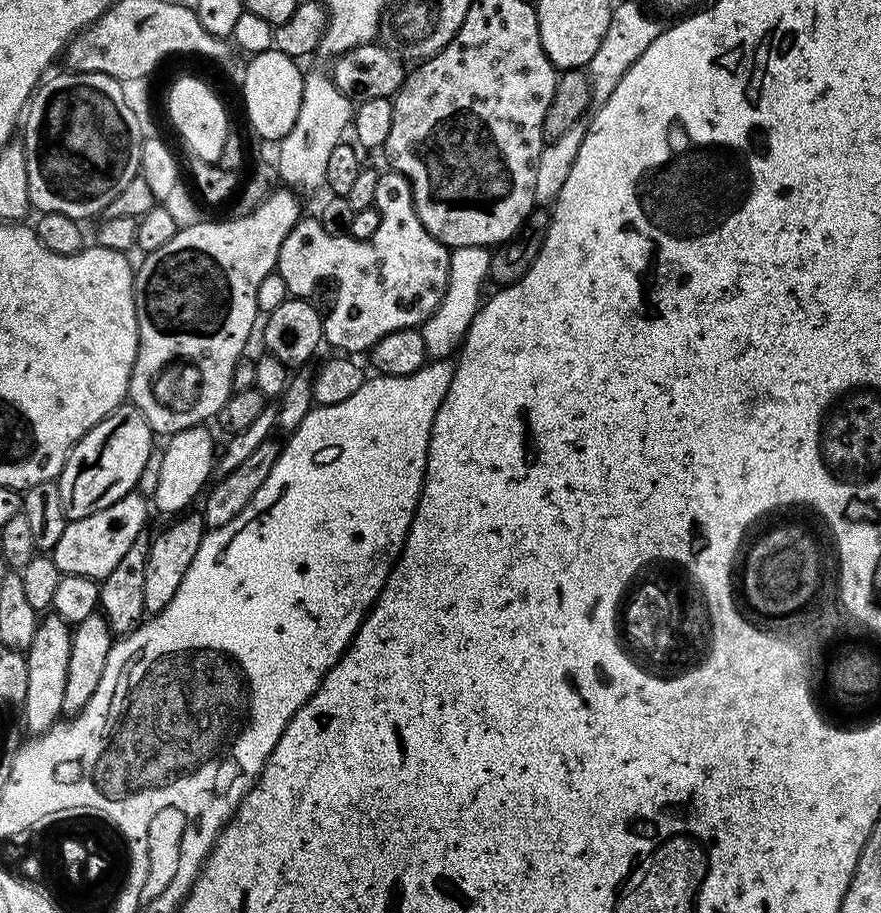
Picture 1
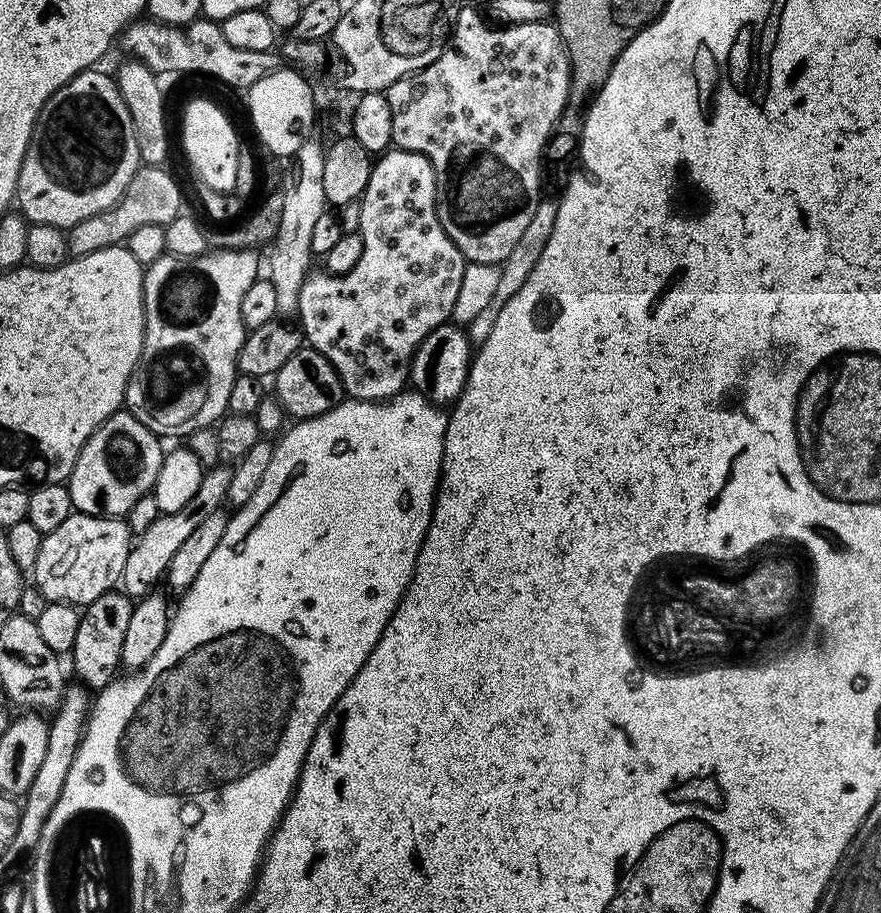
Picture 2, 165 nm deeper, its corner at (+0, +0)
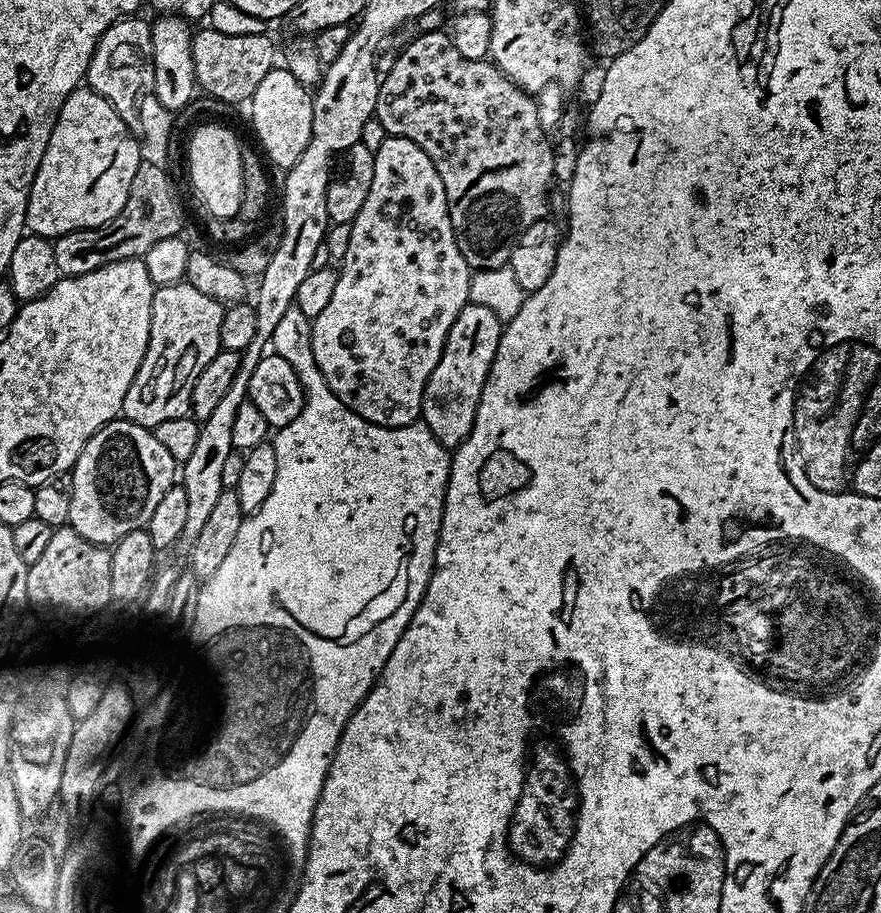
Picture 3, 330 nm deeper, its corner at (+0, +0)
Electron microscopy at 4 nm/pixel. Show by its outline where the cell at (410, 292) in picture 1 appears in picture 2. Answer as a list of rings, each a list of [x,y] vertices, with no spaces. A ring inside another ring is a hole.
[[[401,148],[389,150],[383,153],[382,158],[377,159],[372,166],[368,191],[366,193],[366,235],[364,236],[364,249],[362,258],[358,258],[358,266],[350,270],[345,276],[334,276],[327,271],[309,271],[308,277],[302,282],[302,290],[298,294],[298,324],[302,329],[302,336],[314,350],[318,350],[338,370],[338,378],[342,382],[345,393],[354,400],[375,400],[383,402],[393,399],[405,391],[410,380],[412,370],[412,355],[416,348],[438,326],[449,323],[453,319],[452,311],[458,299],[458,290],[461,289],[463,272],[466,265],[464,255],[450,242],[446,230],[438,222],[436,213],[436,172],[430,166],[430,162],[422,154],[407,152]]]

